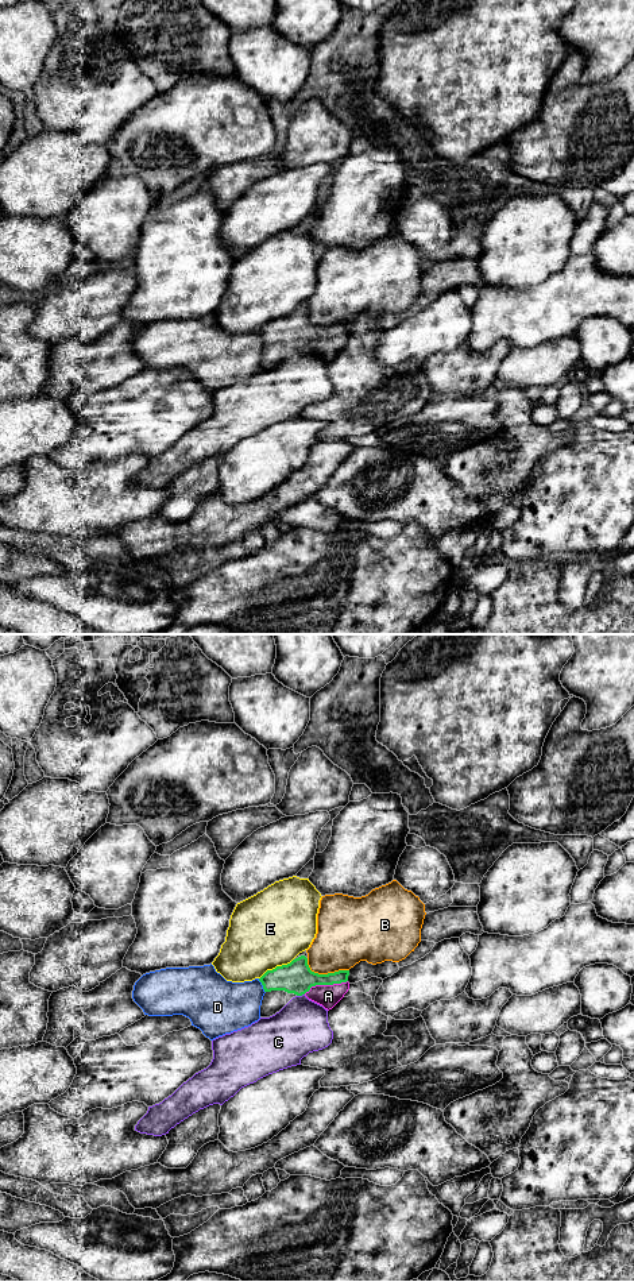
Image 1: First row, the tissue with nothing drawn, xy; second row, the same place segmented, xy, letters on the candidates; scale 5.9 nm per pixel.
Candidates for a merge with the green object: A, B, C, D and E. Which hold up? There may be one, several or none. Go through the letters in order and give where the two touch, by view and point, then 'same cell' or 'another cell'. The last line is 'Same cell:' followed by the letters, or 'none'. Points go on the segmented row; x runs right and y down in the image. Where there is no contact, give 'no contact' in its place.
A: xy (325, 984) | same cell
B: xy (324, 974) | another cell
C: xy (300, 995) | another cell
D: xy (262, 984) | another cell
E: xy (277, 966) | another cell
Same cell: A

